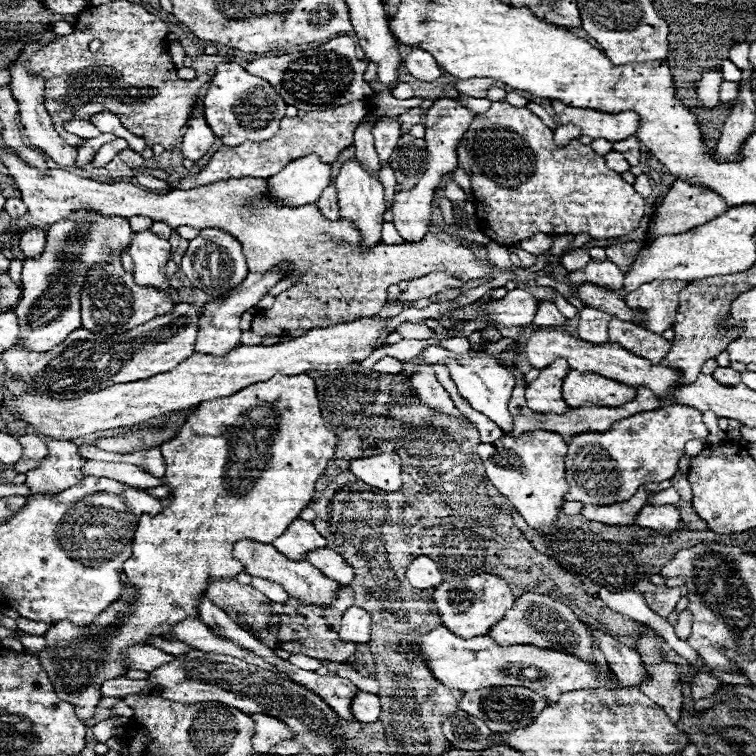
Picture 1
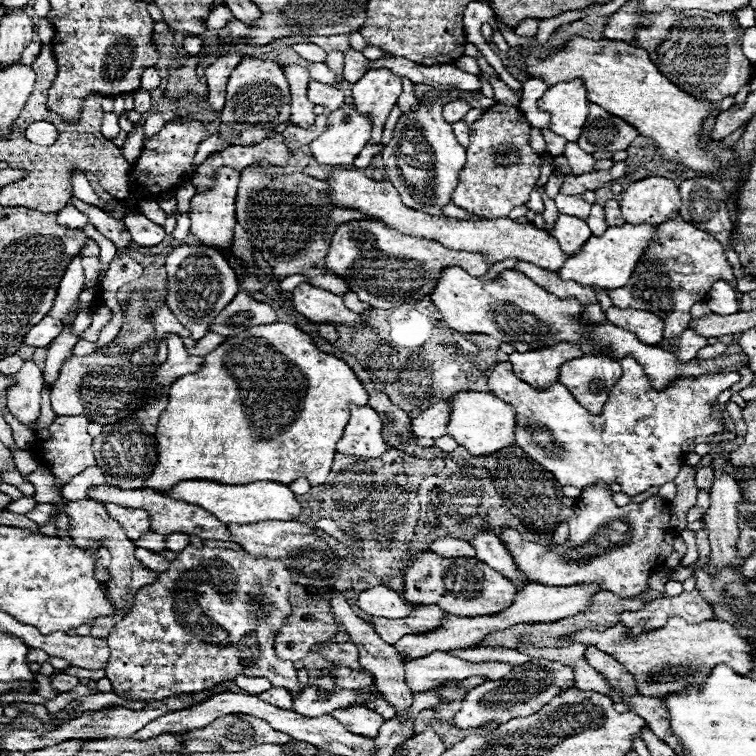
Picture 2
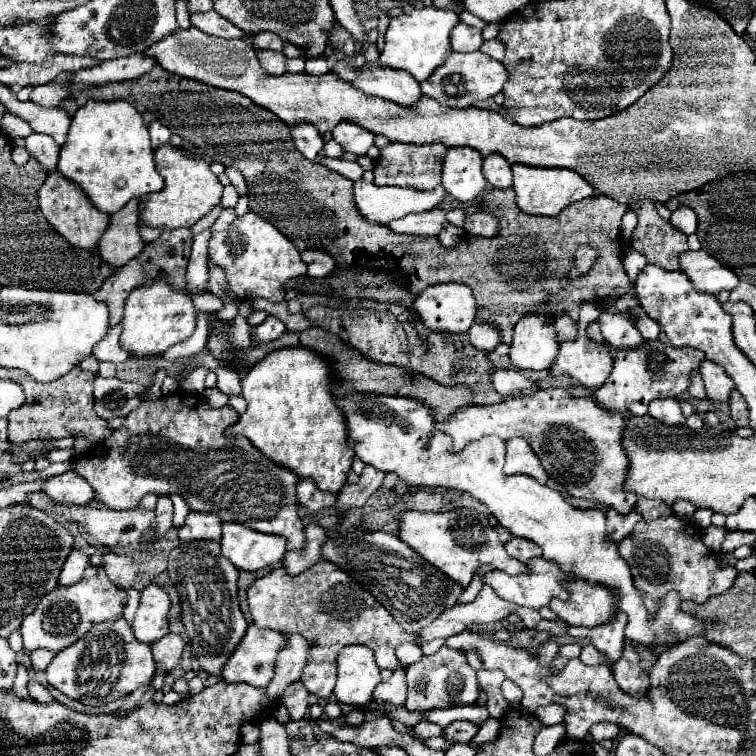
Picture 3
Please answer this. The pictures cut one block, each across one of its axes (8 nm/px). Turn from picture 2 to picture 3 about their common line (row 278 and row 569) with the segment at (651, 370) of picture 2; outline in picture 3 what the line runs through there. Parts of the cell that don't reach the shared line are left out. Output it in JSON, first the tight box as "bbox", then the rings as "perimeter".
{"bbox":[398,508,530,588],"perimeter":[[[460,508],[460,510],[452,510],[452,512],[408,510],[402,514],[398,538],[402,538],[426,562],[430,562],[432,566],[442,570],[448,578],[452,578],[462,588],[468,588],[474,574],[484,566],[488,566],[492,570],[504,570],[512,576],[530,572],[530,568],[526,564],[522,564],[516,558],[510,558],[510,554],[506,554],[506,548],[500,542],[498,532],[492,526],[488,526],[488,518],[478,514],[472,508]]]}

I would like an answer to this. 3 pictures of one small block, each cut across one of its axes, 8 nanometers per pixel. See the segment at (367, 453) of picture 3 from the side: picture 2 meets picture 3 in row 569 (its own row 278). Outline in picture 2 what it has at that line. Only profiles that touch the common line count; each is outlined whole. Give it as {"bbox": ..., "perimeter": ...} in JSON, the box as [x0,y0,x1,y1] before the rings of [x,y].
{"bbox":[558,224,654,290],"perimeter":[[[650,224],[610,226],[602,236],[590,236],[578,254],[568,256],[562,268],[558,270],[558,276],[562,280],[576,280],[584,286],[598,286],[606,290],[622,288],[628,282],[632,270],[636,268],[642,250],[646,248],[646,244],[650,244],[652,238],[654,238],[654,226]]]}

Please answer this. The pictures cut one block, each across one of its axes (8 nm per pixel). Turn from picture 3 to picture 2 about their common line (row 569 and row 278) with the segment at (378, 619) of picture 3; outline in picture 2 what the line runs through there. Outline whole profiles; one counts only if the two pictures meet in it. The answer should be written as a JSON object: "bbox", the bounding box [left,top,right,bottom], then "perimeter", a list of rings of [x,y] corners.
{"bbox":[236,164,368,296],"perimeter":[[[252,164],[250,168],[242,170],[238,196],[236,196],[236,220],[246,228],[252,244],[262,254],[262,258],[274,268],[272,274],[278,280],[292,276],[292,274],[304,274],[304,276],[308,276],[308,282],[314,284],[316,288],[324,288],[338,296],[346,294],[348,286],[342,278],[338,278],[330,272],[322,272],[324,258],[326,258],[326,252],[330,246],[330,232],[334,232],[334,228],[338,224],[344,224],[346,220],[366,220],[366,218],[368,216],[362,216],[358,210],[334,206],[328,196],[328,184],[324,184],[324,180],[306,176],[304,172],[292,172],[292,174],[278,176],[278,174],[270,174],[270,172],[262,170],[258,164]]]}

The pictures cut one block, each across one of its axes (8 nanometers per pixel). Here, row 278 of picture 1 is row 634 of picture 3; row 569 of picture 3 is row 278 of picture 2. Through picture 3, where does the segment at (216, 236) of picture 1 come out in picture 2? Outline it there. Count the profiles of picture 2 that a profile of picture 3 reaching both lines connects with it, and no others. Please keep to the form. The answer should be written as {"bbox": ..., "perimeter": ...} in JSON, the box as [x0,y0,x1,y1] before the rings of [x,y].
{"bbox":[166,244,240,340],"perimeter":[[[182,244],[176,246],[166,258],[168,290],[166,306],[174,312],[178,322],[190,330],[192,340],[200,340],[210,332],[210,324],[220,310],[224,310],[232,298],[240,292],[238,278],[226,258],[210,246],[204,244]]]}

